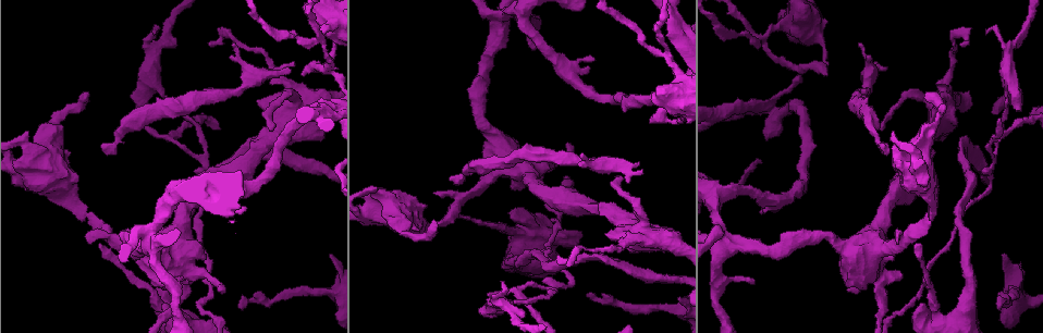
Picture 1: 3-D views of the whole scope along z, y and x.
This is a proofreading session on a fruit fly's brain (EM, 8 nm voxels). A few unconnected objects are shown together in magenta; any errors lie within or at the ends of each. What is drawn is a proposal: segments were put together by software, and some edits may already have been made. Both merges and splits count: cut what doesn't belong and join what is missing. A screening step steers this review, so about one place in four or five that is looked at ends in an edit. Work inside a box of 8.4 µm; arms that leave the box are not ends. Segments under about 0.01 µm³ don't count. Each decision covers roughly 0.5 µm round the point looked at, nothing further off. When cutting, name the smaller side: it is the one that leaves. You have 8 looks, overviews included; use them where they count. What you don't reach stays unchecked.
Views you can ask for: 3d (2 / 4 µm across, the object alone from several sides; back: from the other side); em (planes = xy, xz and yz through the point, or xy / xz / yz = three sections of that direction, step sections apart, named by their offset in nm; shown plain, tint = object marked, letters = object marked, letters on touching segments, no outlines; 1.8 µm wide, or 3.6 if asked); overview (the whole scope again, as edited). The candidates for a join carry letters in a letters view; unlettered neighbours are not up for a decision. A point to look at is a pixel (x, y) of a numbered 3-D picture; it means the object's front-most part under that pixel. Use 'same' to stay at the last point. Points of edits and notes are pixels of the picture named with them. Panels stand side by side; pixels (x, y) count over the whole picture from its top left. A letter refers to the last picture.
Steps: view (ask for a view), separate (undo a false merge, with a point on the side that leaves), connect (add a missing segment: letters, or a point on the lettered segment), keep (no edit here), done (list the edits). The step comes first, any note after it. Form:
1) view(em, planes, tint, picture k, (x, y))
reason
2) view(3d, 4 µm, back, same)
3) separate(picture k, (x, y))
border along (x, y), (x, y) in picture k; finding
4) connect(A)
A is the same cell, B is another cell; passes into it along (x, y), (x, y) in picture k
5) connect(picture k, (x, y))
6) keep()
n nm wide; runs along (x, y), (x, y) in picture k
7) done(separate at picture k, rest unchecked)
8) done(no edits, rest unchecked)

view(3d, 2 µm, picture 1, (618, 177))
thin end

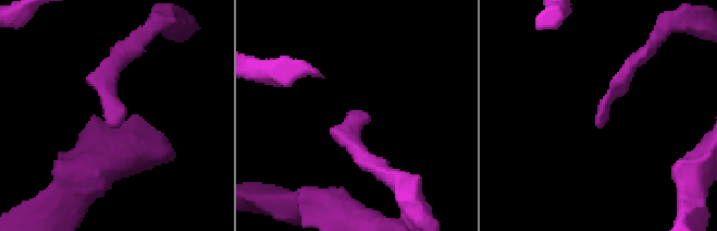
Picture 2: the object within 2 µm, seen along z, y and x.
view(em, xz, step 4, letters, picture 2, (355, 113))
need the tissue

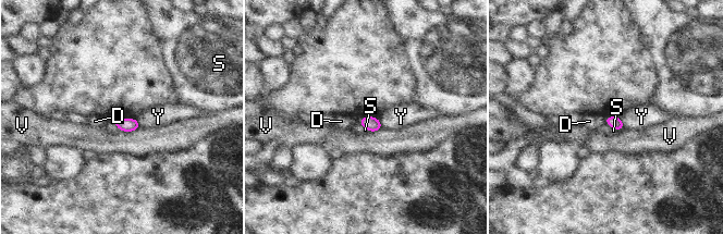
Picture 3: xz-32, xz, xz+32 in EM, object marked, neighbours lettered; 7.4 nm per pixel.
keep()
D, S, V and Y are other cells; none of them fits

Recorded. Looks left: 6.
view(em, 3.6 µm, planes, plain, picture 1, (503, 152))
sudden change in width

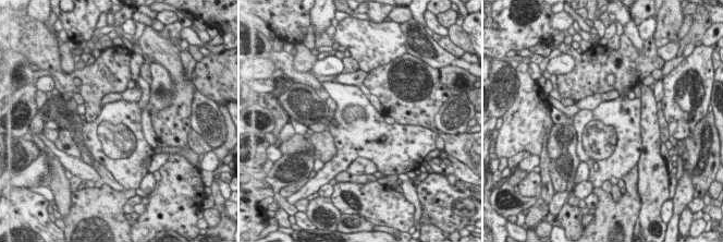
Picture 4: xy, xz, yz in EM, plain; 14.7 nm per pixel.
view(em, 3.6 µm, planes, letters, same)

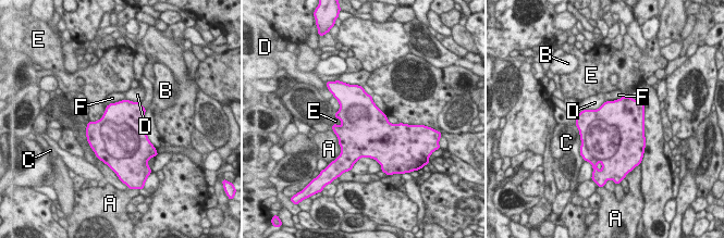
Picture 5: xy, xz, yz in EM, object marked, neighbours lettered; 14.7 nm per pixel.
keep()
D touches over 360 nm; A, B, C, D, E and F are other cells; border along (605, 101), (597, 109), (584, 110) in picture 5; continuous, no second neuron

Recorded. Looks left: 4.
view(3d, 4 µm, picture 1, (968, 197))
looks like a crossing

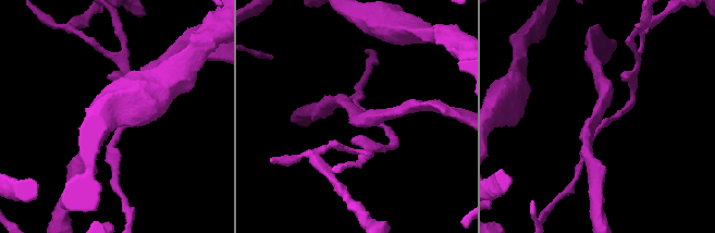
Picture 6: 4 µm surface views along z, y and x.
view(em, 3.6 µm, planes, letters, picture 6, (595, 116))
4 arms; shape alone is not enough

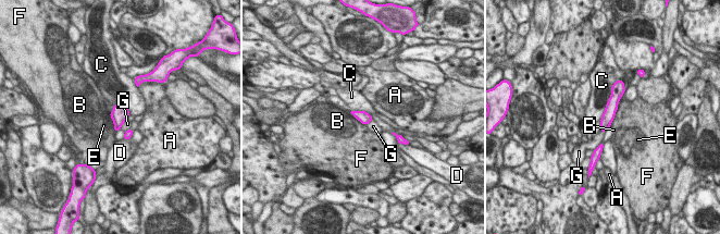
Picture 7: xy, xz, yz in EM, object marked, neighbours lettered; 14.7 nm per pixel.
keep()
C touches over 650 nm; A, B, C, D, E, F and G are other cells; continuous, no second neuron

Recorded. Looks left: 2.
done(no edits, rest unchecked)

